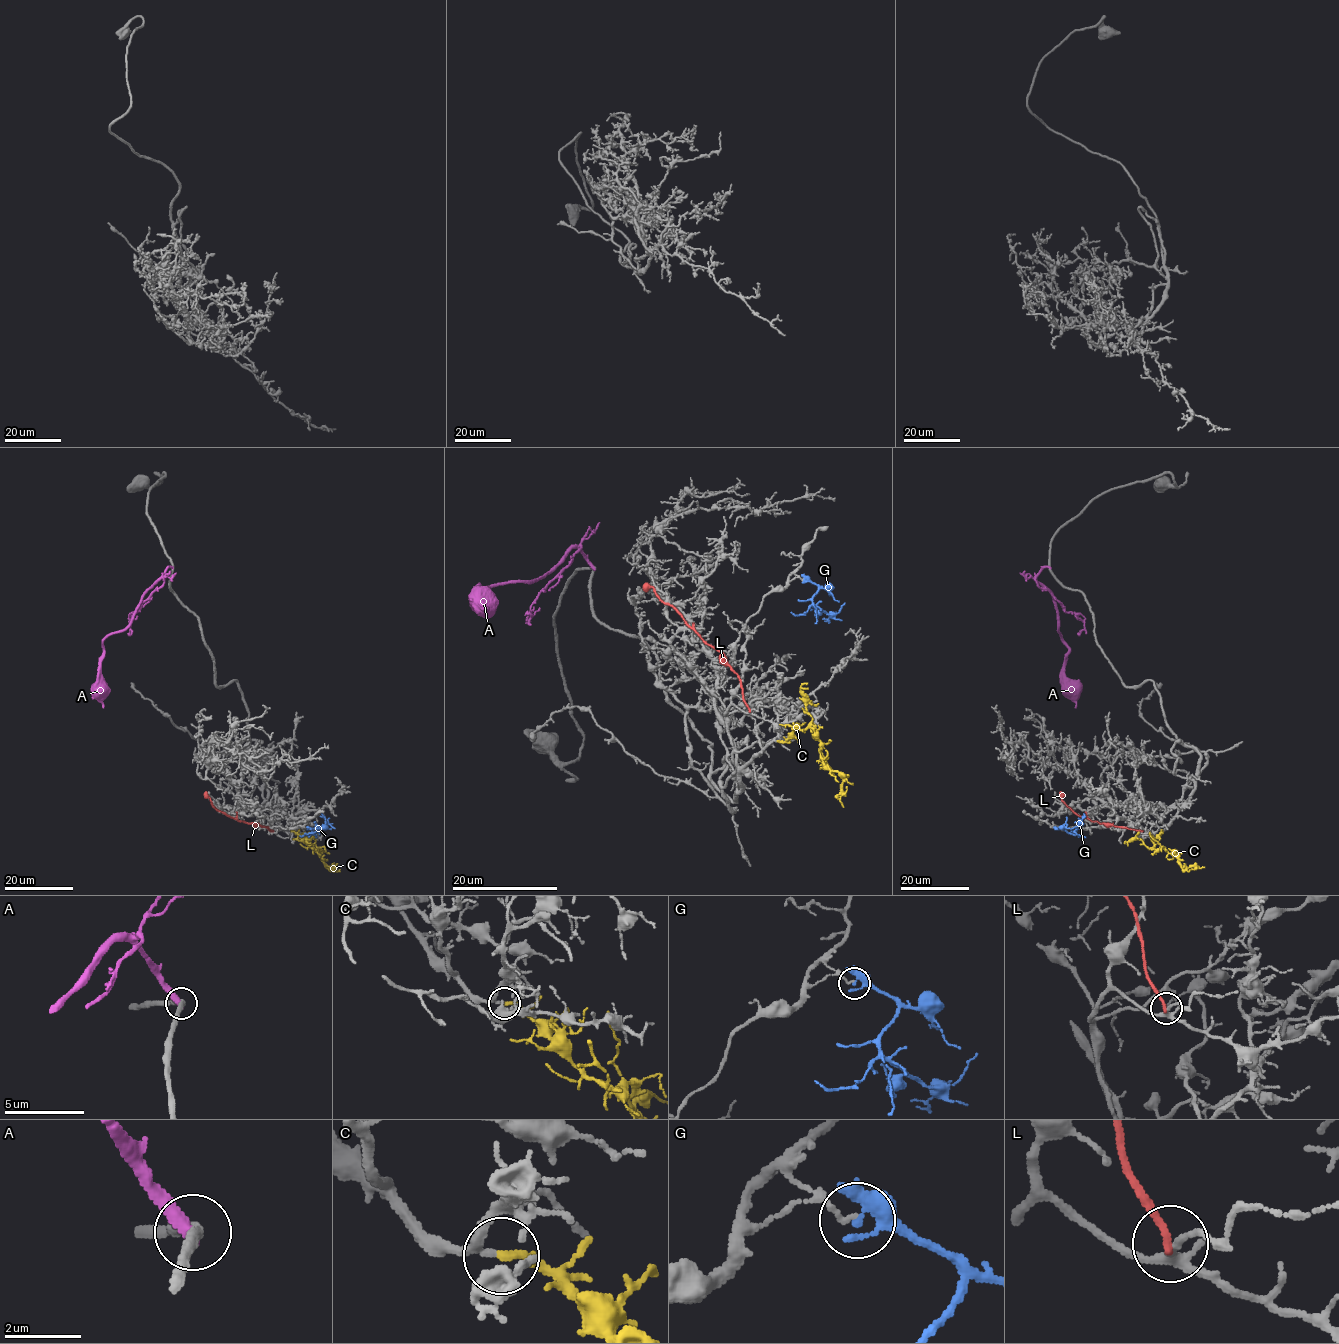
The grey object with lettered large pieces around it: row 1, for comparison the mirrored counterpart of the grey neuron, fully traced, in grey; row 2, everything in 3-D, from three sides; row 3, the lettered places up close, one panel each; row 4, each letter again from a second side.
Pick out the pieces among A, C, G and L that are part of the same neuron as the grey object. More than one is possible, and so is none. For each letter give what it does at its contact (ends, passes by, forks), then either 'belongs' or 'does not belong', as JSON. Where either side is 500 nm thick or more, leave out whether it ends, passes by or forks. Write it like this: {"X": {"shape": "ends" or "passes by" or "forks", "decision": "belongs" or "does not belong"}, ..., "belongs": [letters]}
{"A": {"shape": "ends", "decision": "does not belong"}, "C": {"shape": "ends", "decision": "belongs"}, "G": {"shape": "forks", "decision": "does not belong"}, "L": {"shape": "ends", "decision": "does not belong"}, "belongs": ["C"]}

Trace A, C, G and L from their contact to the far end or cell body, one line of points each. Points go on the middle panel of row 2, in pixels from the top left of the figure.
A: (594, 568), (572, 548), (538, 579), (495, 583), (487, 598), (483, 589), (487, 607)
C: (777, 740), (784, 742), (794, 730), (810, 727), (819, 744), (819, 756), (843, 779), (839, 801), (843, 806)
G: (803, 579), (810, 579), (818, 587), (813, 602), (827, 614), (836, 614), (844, 603)
L: (749, 710), (739, 676), (719, 652), (645, 583)

